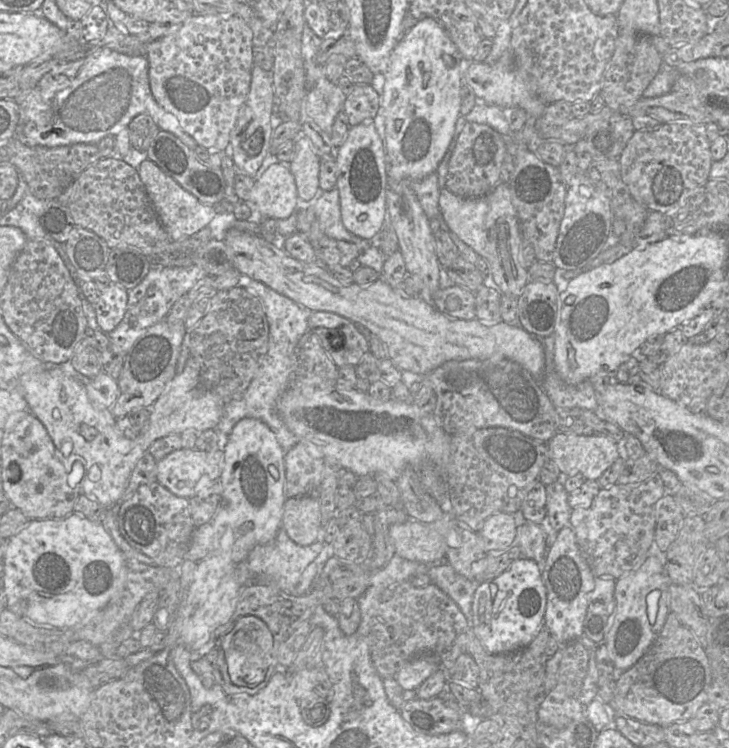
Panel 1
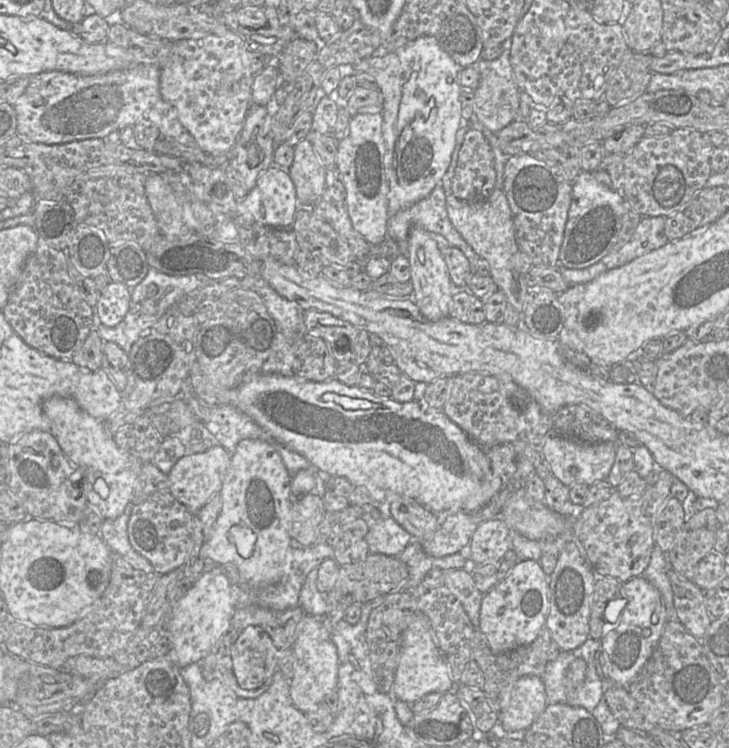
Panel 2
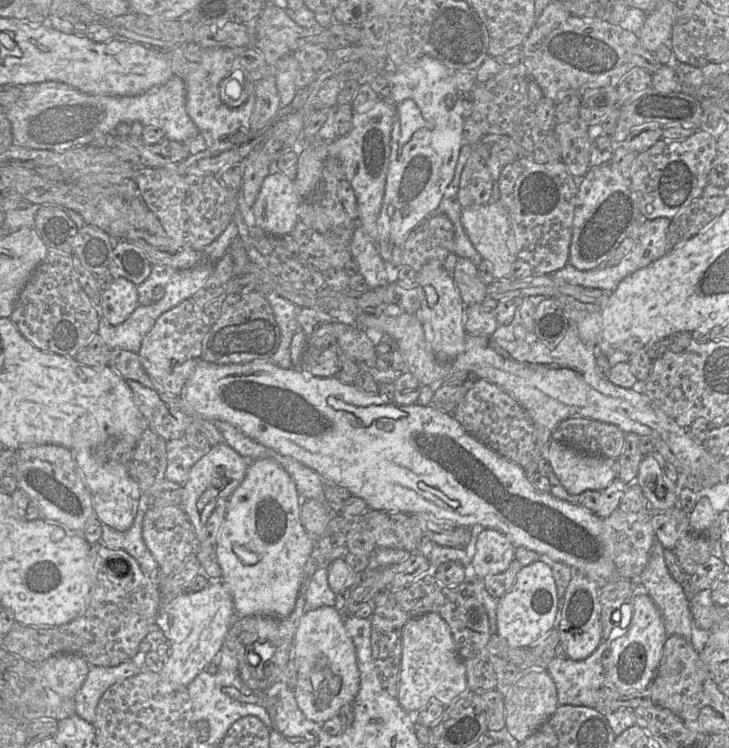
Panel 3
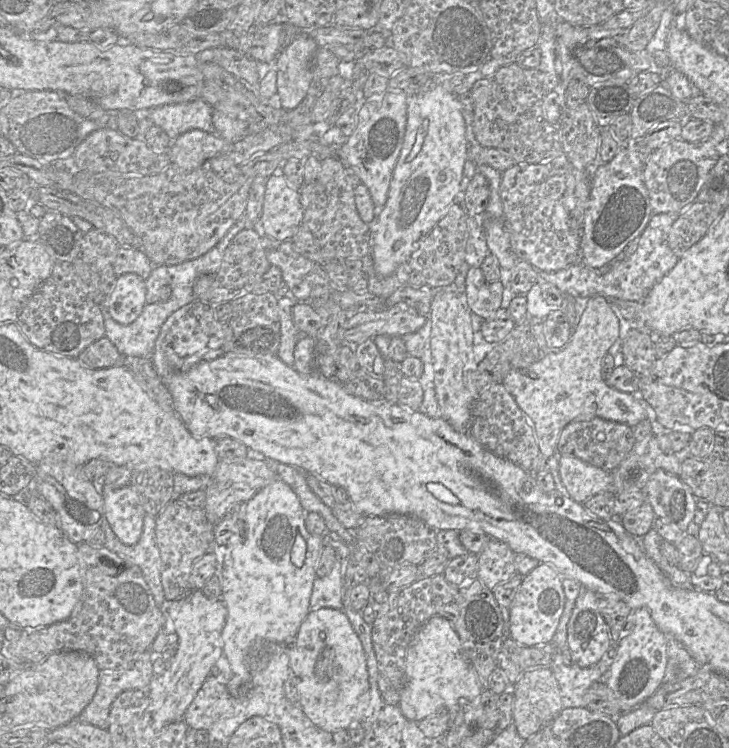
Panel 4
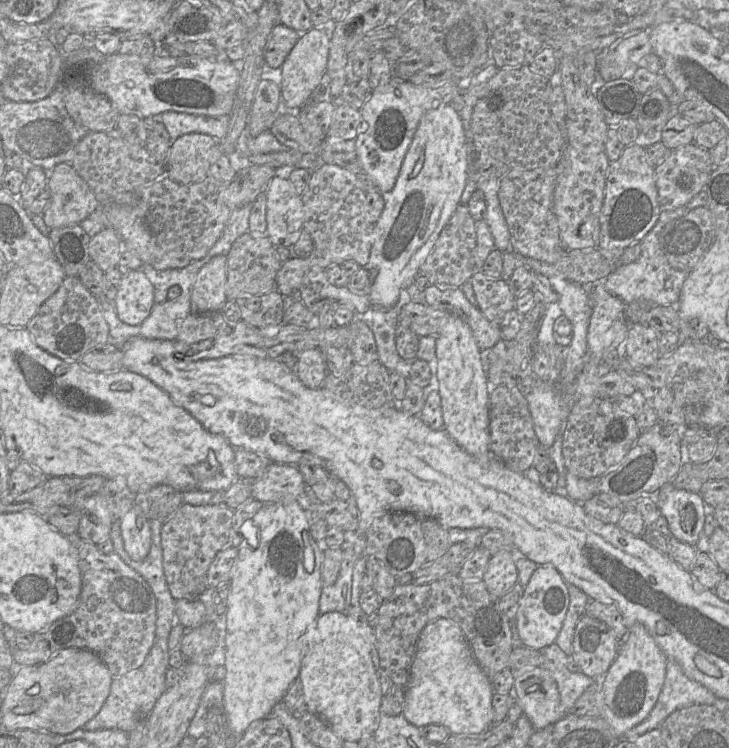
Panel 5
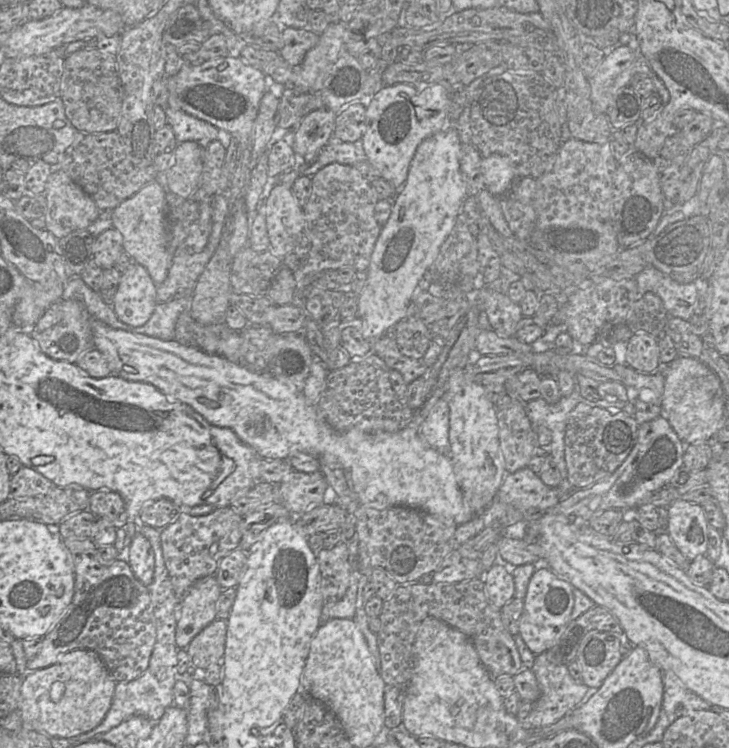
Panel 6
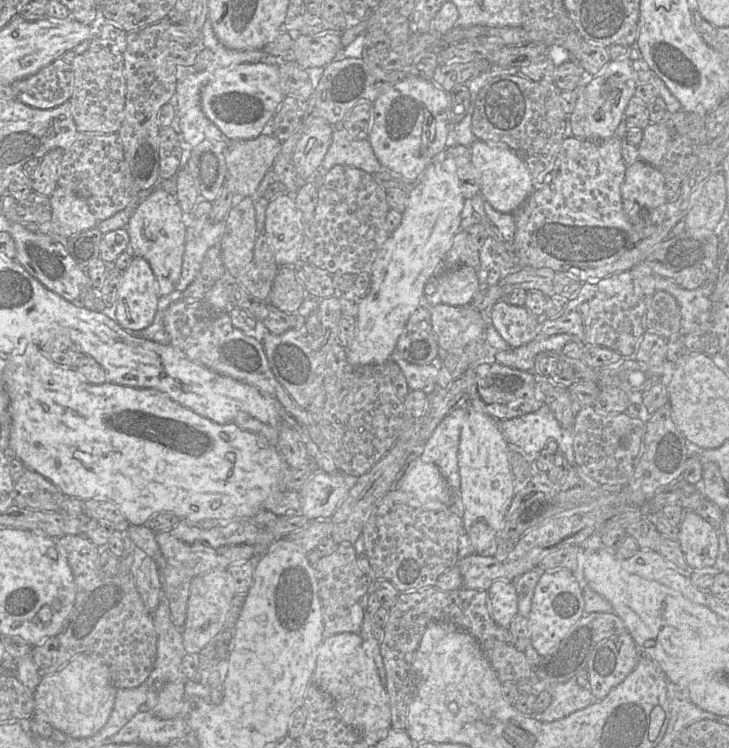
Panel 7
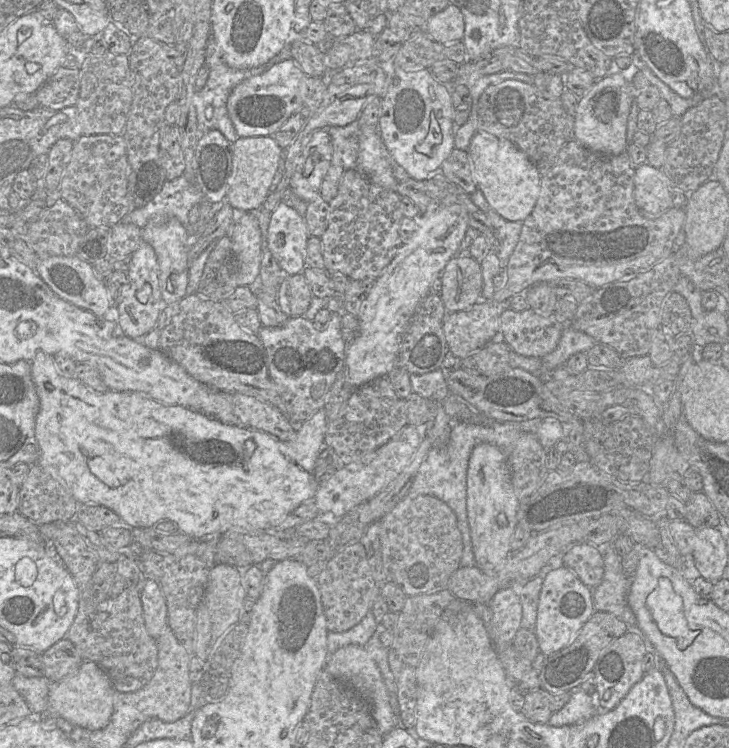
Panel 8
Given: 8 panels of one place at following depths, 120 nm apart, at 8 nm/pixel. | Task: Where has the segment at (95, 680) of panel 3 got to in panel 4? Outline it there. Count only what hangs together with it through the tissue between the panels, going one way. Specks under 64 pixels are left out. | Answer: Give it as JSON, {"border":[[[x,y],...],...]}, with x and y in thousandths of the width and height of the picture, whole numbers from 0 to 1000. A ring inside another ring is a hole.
{"border":[[[203,868],[176,894],[137,897],[132,925],[104,961],[139,975],[148,975],[152,943],[167,925],[174,922],[203,925],[211,904],[209,890],[211,876],[215,874]]]}

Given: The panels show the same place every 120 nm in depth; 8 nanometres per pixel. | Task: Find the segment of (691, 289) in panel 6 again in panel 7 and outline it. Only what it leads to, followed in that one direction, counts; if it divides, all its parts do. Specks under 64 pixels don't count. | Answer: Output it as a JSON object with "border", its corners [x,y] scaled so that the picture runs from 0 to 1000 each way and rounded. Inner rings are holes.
{"border":[[[900,369],[898,385],[920,393],[934,417],[934,448],[966,448],[977,440],[977,406],[959,385],[942,388],[920,373]]]}

